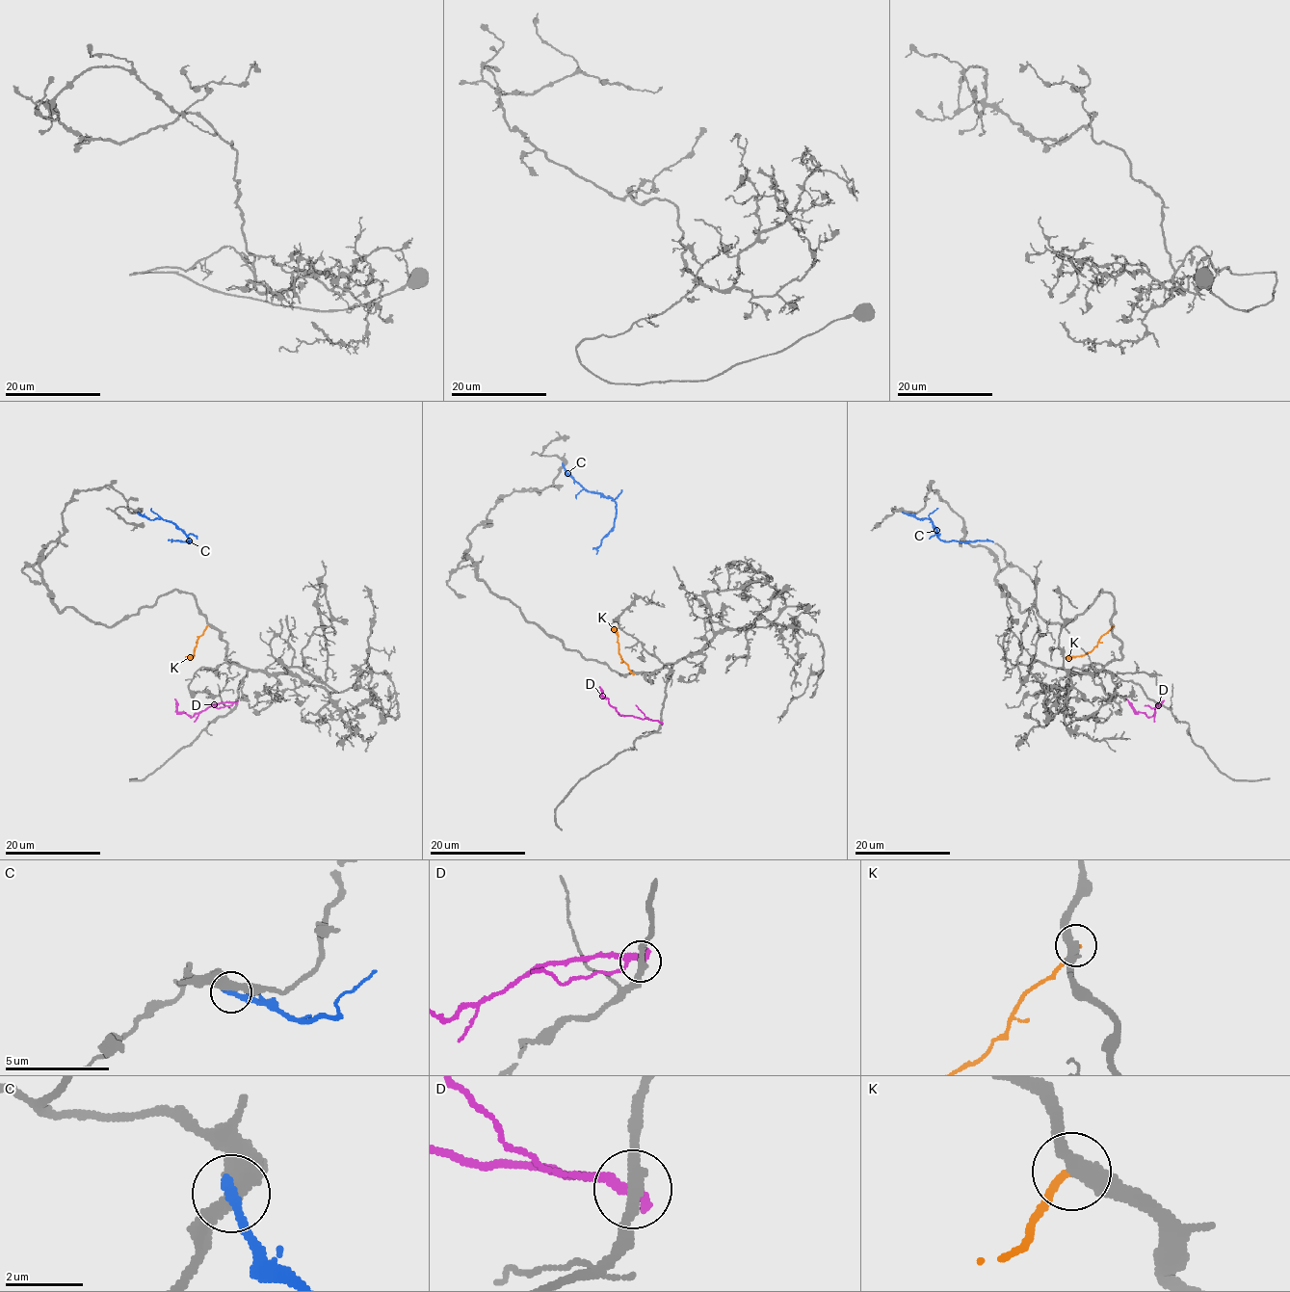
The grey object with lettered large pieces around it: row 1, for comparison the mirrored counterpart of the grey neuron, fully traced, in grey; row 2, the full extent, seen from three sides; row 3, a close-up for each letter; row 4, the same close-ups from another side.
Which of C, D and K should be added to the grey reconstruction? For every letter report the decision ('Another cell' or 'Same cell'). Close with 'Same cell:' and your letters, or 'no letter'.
C: Another cell
D: Another cell
K: Another cell
Same cell: no letter

